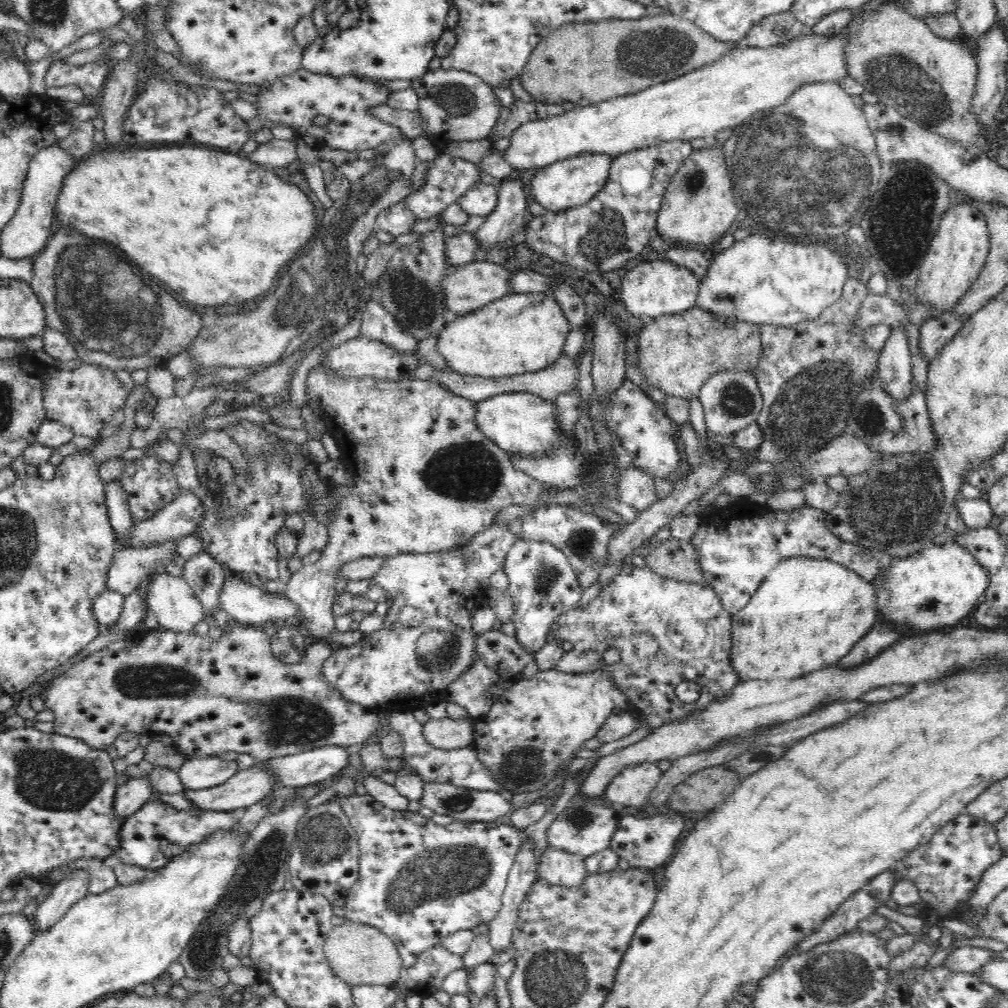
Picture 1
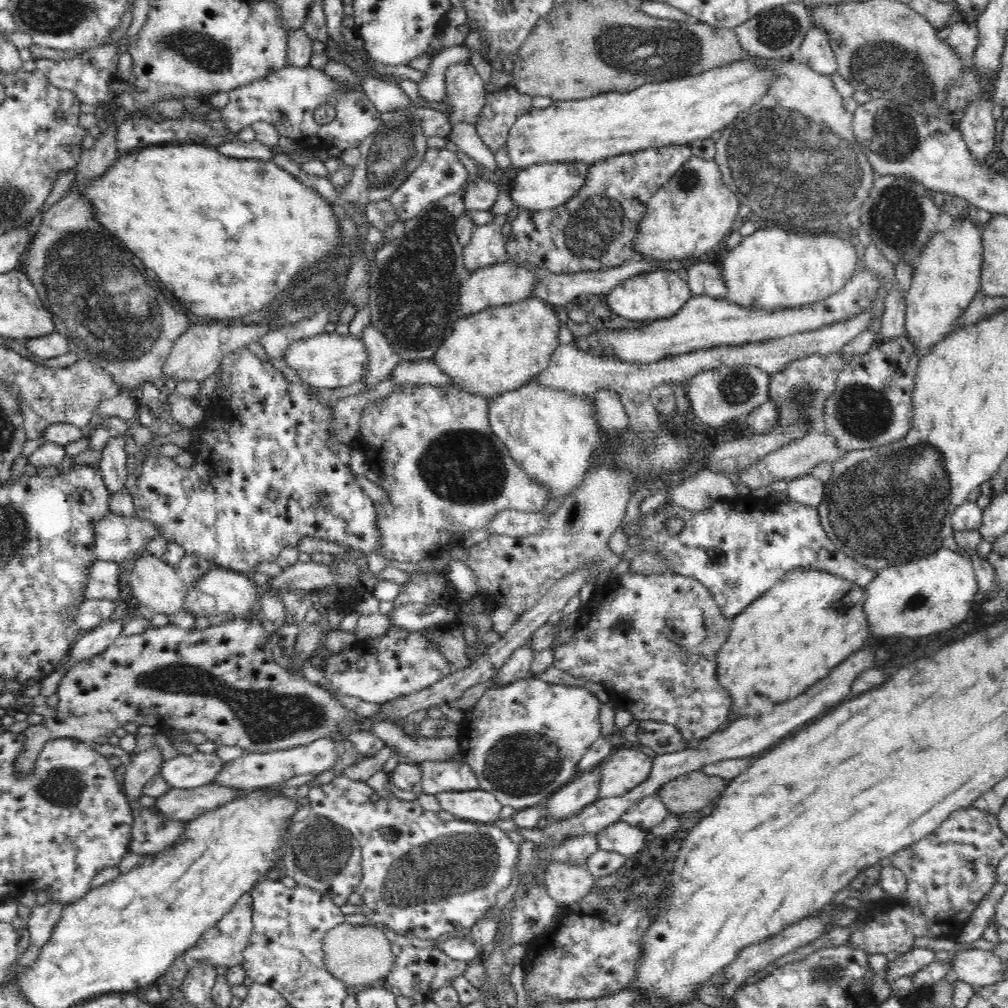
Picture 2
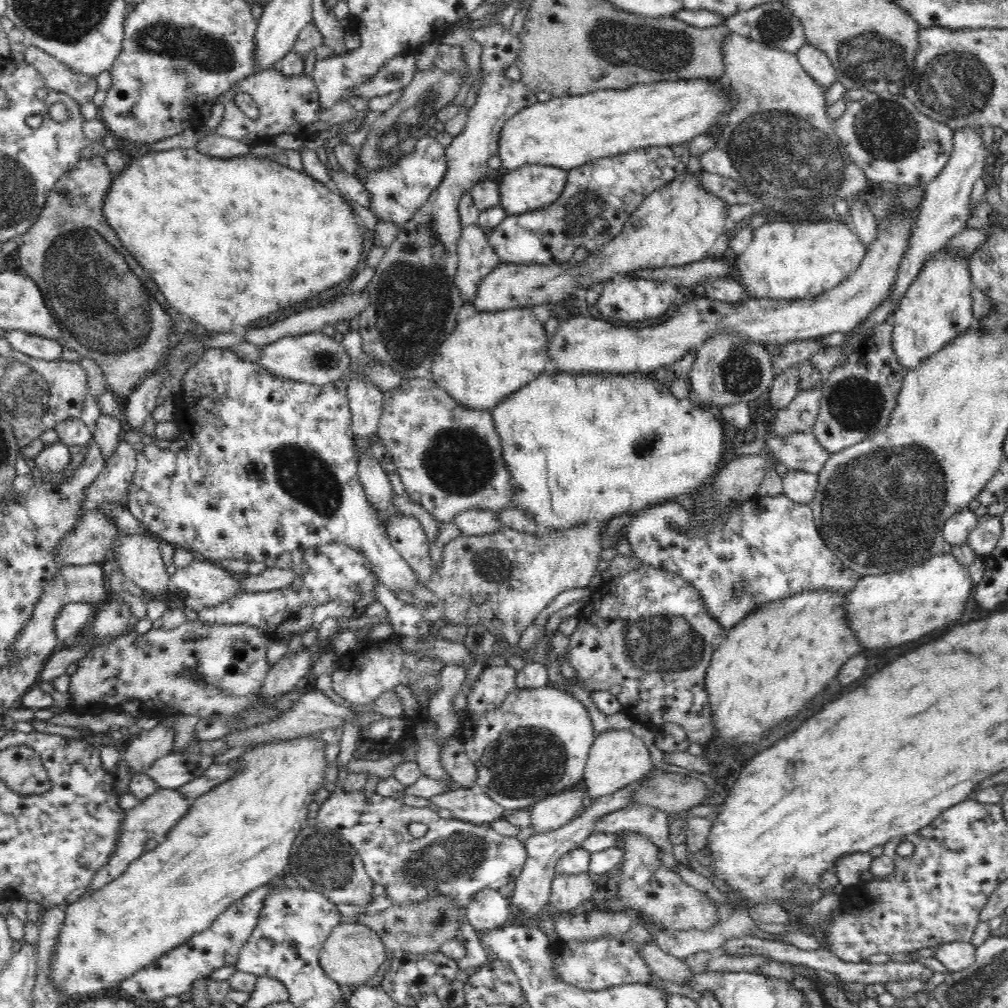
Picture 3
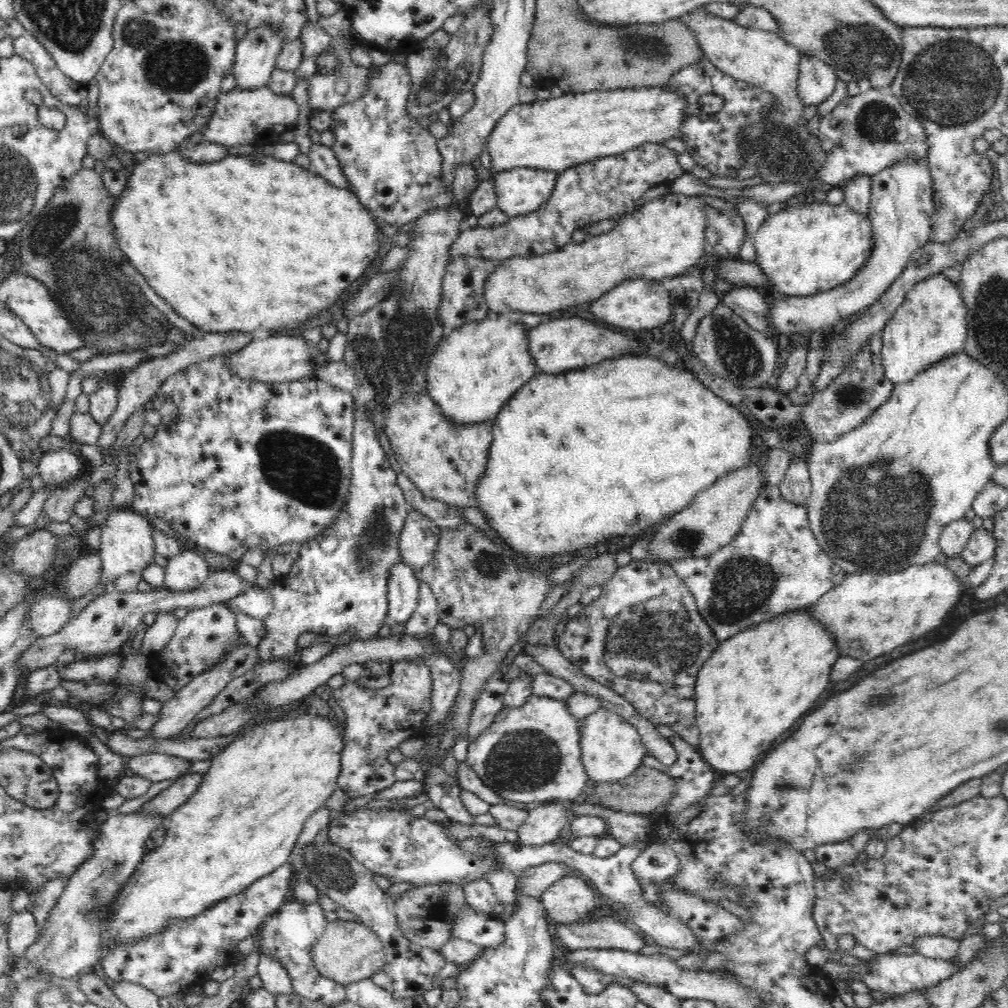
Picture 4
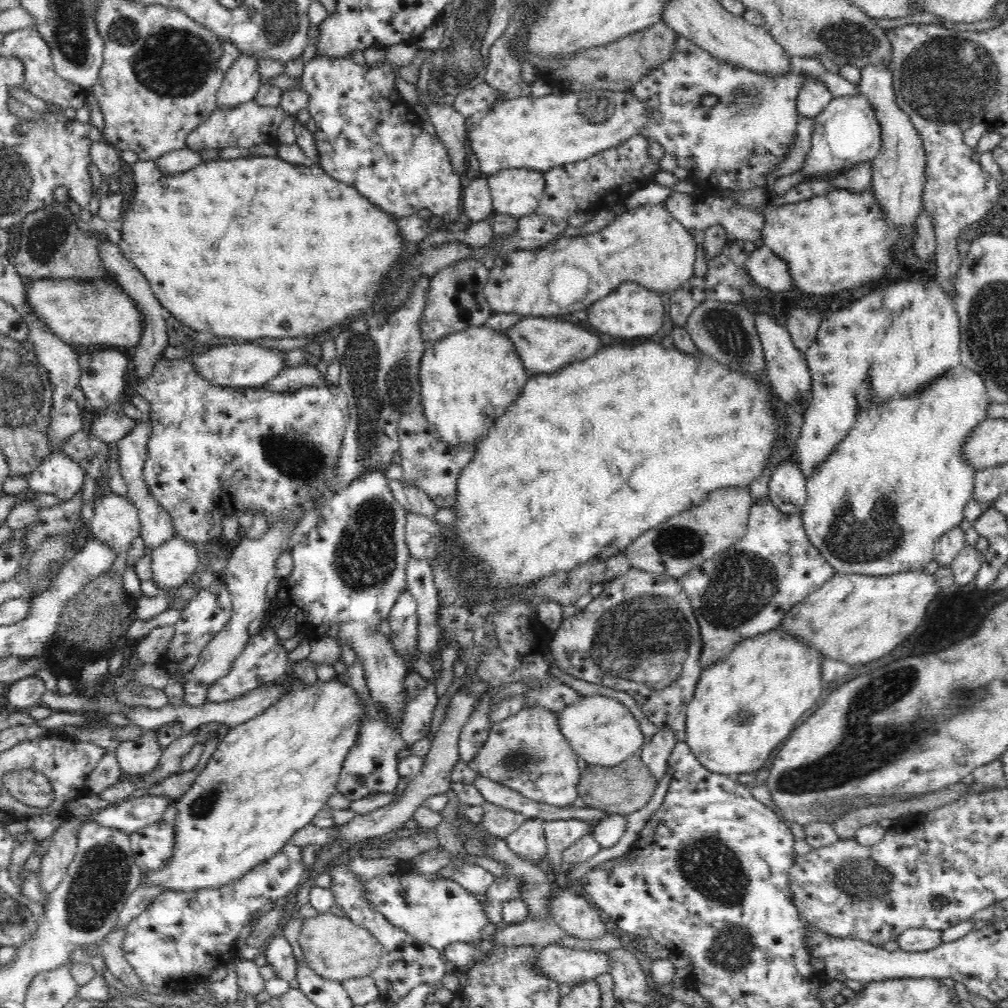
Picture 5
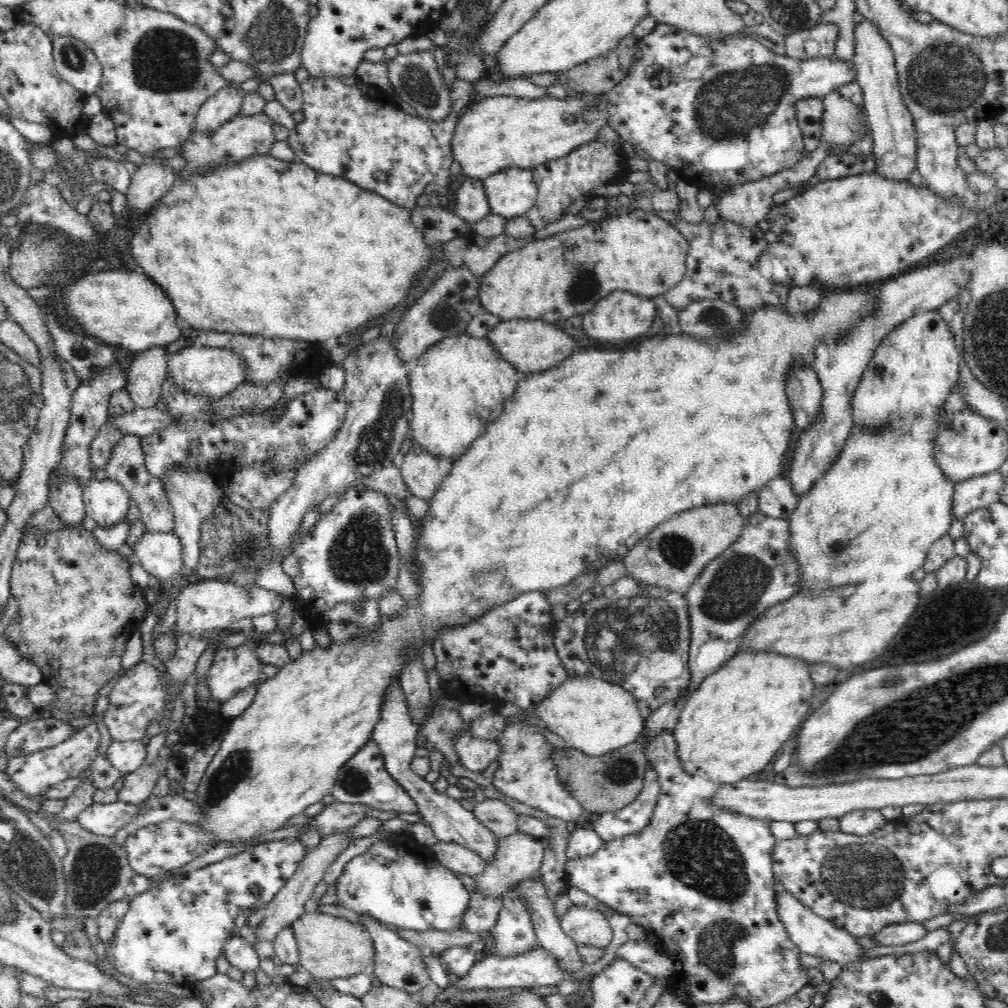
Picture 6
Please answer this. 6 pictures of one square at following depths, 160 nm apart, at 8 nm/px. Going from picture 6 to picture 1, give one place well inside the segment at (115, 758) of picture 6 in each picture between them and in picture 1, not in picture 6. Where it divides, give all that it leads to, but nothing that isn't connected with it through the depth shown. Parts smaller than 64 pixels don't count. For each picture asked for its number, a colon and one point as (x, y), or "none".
1: (197, 774)
2: (190, 771)
3: (174, 770)
4: (156, 767)
5: (138, 757)

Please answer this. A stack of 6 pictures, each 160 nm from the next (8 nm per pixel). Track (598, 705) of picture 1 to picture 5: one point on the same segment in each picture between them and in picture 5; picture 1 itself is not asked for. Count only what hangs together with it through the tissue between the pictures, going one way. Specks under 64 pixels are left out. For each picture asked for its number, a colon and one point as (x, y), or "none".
2: (523, 740)
3: (536, 743)
4: (531, 754)
5: (527, 752)

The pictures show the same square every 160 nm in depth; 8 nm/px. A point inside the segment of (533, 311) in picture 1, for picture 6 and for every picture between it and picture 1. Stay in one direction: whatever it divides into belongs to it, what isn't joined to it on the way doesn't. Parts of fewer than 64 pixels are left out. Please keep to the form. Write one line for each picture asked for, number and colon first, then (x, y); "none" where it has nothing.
2: (500, 349)
3: (489, 355)
4: (475, 370)
5: (468, 379)
6: (461, 384)

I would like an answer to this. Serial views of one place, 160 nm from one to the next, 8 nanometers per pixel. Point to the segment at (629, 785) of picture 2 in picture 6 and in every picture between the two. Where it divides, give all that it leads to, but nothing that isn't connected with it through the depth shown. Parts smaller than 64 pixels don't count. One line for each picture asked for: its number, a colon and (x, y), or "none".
3: (618, 758)
4: (612, 749)
5: (601, 730)
6: (595, 716)

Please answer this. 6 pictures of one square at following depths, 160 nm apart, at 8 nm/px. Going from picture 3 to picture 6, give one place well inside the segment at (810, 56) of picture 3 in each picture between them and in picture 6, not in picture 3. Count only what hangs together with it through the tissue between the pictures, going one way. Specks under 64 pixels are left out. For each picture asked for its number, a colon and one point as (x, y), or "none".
4: (817, 79)
5: (814, 96)
6: (810, 111)

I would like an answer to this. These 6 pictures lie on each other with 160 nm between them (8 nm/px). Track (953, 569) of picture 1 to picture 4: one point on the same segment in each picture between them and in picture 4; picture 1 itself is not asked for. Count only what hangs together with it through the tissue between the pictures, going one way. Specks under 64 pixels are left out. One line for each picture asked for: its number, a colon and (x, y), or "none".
2: (933, 593)
3: (892, 609)
4: (870, 614)

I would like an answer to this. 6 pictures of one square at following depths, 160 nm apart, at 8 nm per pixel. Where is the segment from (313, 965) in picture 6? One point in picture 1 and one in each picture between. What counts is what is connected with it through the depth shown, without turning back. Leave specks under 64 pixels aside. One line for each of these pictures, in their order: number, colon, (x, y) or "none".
1: (359, 954)
2: (361, 955)
3: (353, 952)
4: (348, 951)
5: (336, 949)

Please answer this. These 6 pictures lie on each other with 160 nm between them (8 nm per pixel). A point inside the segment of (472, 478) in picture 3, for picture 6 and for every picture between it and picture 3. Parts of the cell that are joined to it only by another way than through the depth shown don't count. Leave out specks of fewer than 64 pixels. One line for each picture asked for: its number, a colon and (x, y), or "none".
4: (446, 461)
5: (429, 463)
6: (424, 473)

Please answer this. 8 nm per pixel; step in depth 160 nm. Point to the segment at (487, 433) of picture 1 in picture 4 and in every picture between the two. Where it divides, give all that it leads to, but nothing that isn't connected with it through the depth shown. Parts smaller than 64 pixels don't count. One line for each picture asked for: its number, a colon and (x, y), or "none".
2: (553, 436)
3: (579, 447)
4: (578, 459)

